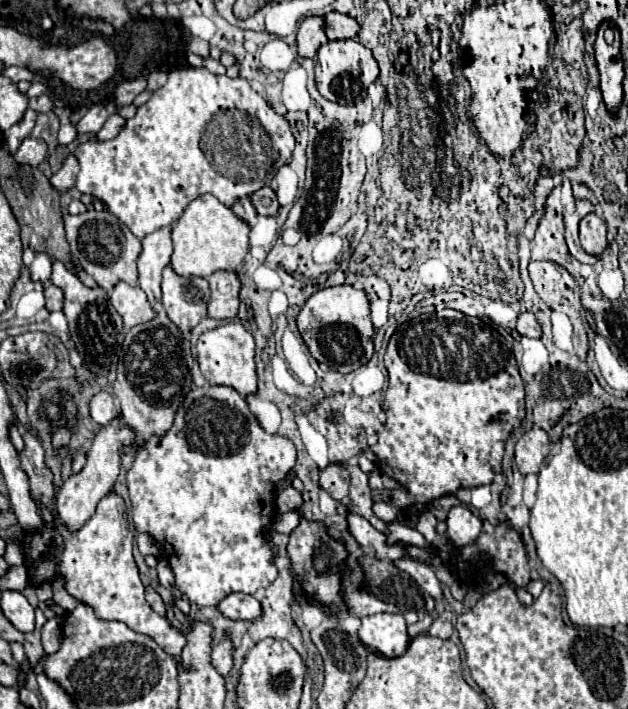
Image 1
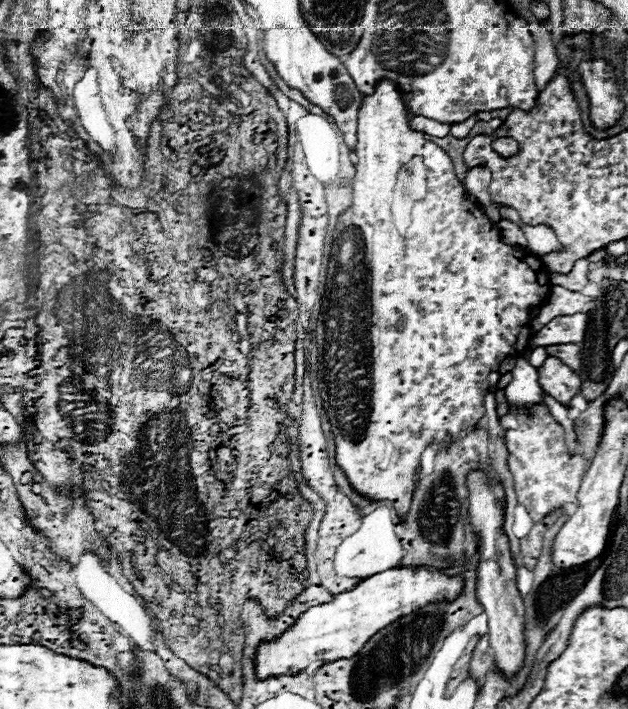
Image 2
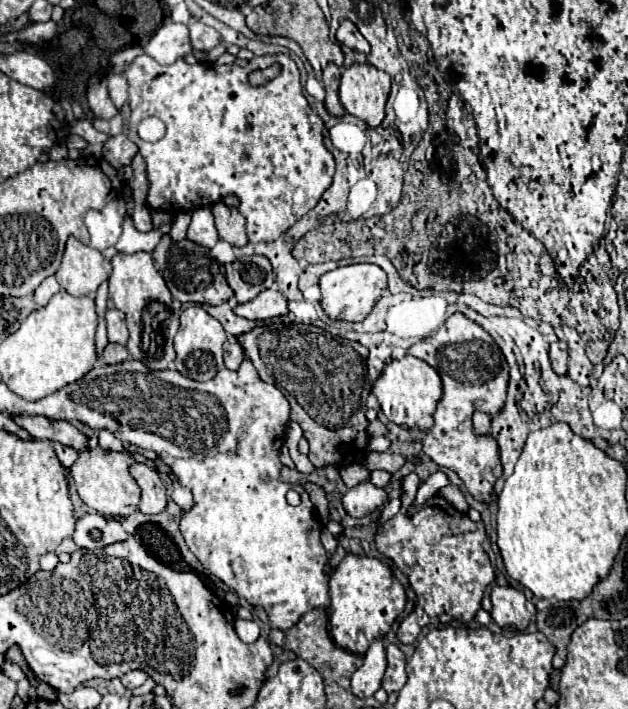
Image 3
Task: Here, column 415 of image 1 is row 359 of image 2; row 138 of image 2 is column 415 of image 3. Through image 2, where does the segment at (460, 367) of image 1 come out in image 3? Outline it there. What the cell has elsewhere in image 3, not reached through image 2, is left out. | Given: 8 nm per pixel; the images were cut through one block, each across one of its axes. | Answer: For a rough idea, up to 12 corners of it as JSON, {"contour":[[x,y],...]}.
{"contour":[[408,354],[372,386],[382,412],[410,430],[430,430],[442,380]]}

